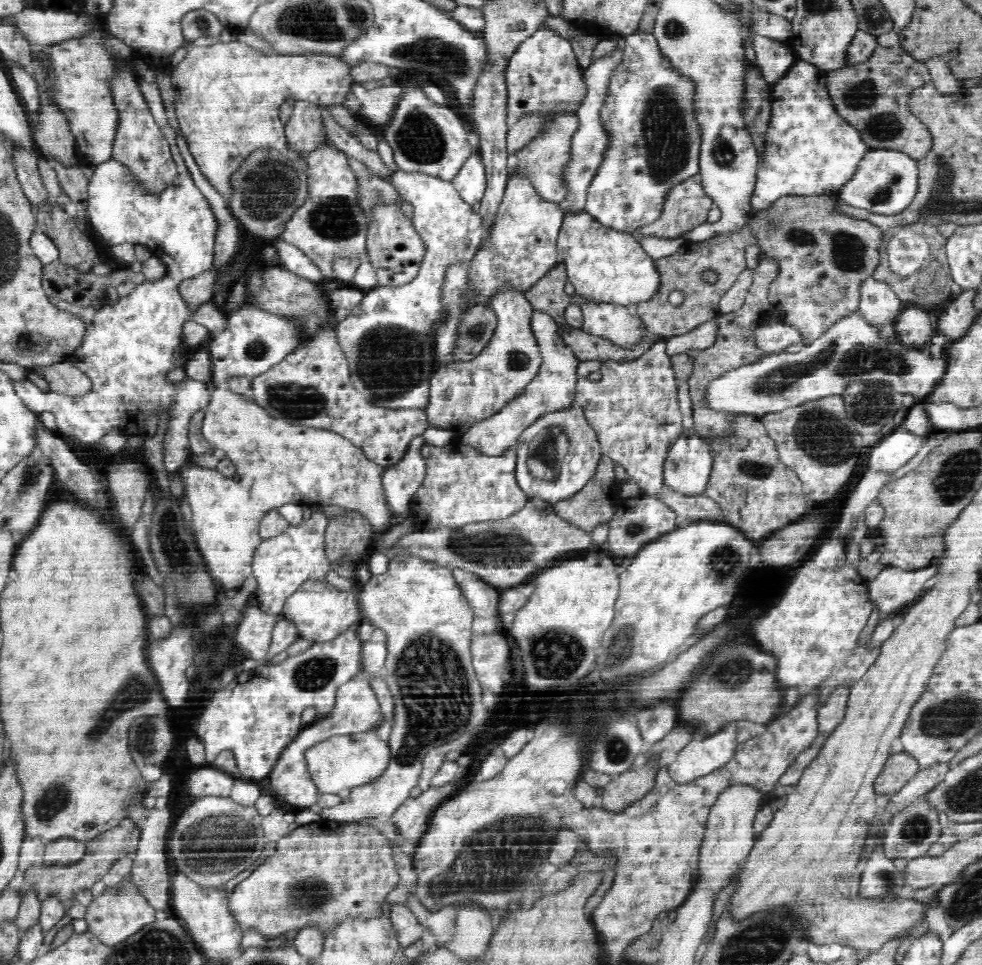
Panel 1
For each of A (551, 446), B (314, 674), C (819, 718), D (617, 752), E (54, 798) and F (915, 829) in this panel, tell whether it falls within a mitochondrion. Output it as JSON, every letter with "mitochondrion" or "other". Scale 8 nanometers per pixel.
{"A":"mitochondrion","B":"mitochondrion","C":"other","D":"mitochondrion","E":"mitochondrion","F":"mitochondrion"}

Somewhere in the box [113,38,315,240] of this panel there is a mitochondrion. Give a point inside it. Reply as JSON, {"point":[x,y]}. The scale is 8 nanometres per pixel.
{"point":[269,186]}

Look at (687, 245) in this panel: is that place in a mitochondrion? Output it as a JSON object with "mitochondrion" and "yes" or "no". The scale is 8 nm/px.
{"mitochondrion":"no"}

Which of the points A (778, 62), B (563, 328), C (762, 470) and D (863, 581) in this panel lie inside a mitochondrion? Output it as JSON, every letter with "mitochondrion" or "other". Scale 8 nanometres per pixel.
{"A":"other","B":"other","C":"mitochondrion","D":"other"}

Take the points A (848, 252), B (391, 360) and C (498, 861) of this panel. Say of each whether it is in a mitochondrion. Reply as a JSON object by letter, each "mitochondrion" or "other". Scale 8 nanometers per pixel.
{"A":"mitochondrion","B":"mitochondrion","C":"mitochondrion"}

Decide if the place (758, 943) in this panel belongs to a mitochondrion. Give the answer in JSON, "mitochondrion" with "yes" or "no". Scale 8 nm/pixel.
{"mitochondrion":"yes"}

